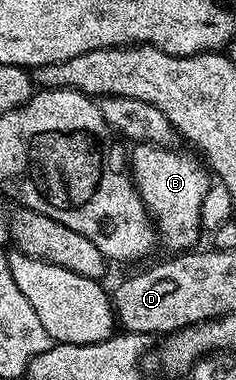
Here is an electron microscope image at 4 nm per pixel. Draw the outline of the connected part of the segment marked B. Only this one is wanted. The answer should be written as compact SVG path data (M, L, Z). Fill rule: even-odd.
M140 142L133 149L128 154L128 165L134 186L142 203L146 205L146 213L156 223L156 234L161 245L163 242L170 252L186 252L197 247L198 233L202 234L204 230L201 205L204 204L205 194L212 185L211 175L197 157L194 159L190 154L181 154L175 148Z

